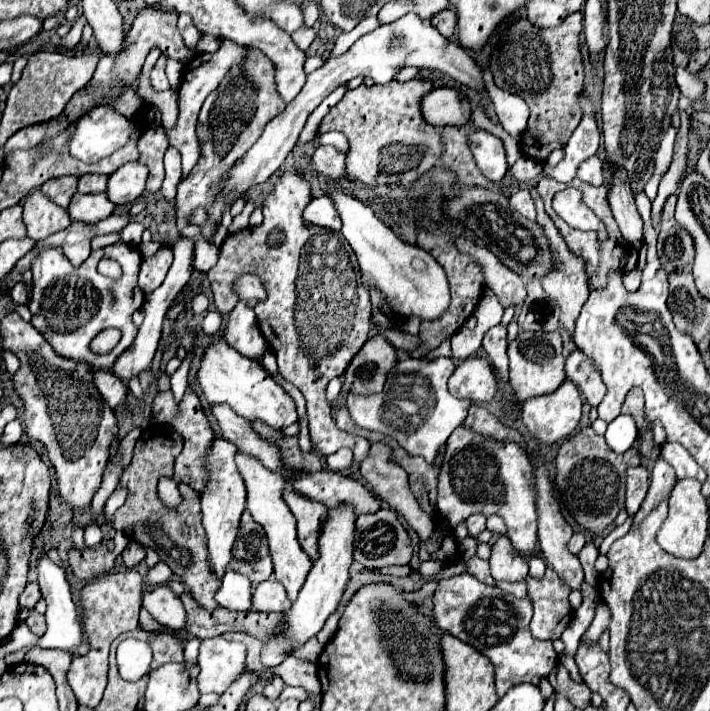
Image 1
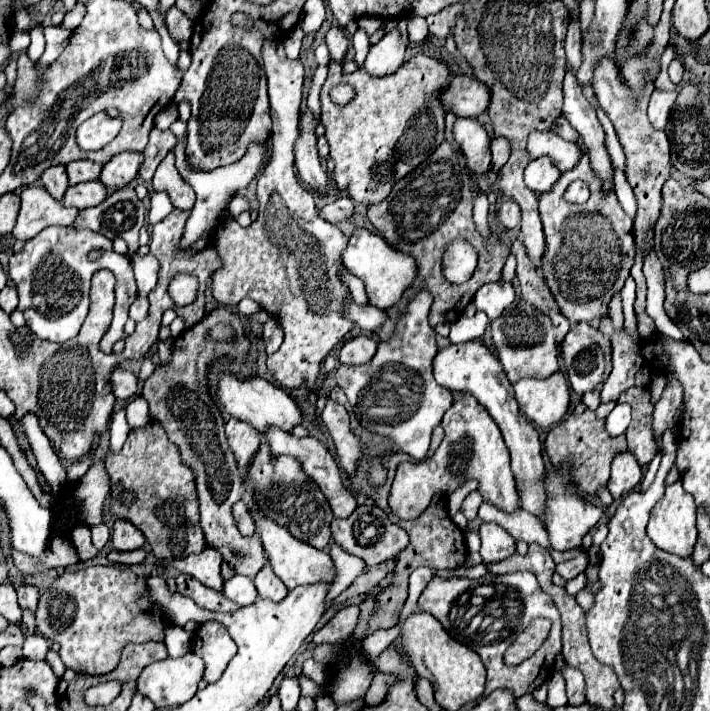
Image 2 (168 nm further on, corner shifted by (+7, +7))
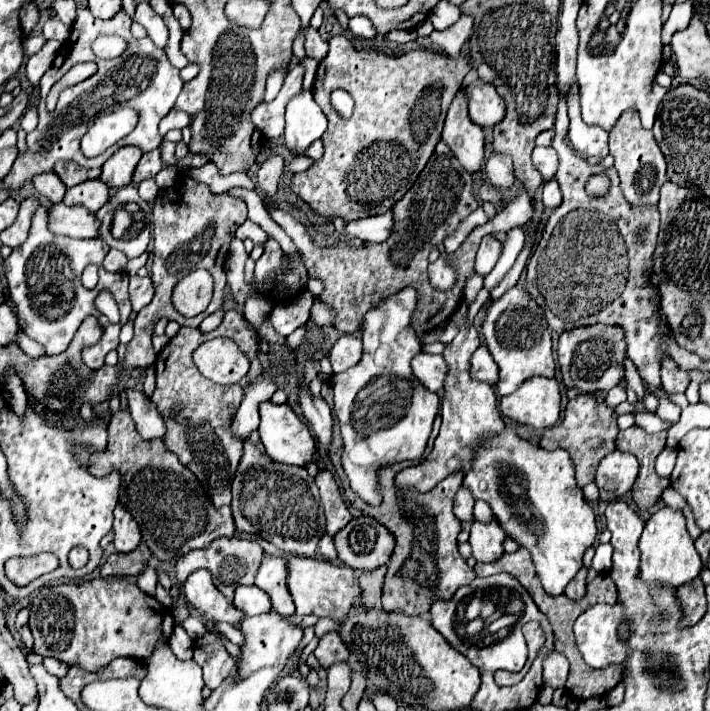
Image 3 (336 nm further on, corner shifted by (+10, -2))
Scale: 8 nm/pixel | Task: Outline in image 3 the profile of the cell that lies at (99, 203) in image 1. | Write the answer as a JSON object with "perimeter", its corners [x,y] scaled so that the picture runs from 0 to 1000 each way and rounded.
{"perimeter":[[[130,252],[124,257],[118,255],[107,263],[99,263],[93,269],[90,286],[93,288],[115,288],[124,297],[135,300],[152,280],[155,280],[155,266],[141,252]]]}

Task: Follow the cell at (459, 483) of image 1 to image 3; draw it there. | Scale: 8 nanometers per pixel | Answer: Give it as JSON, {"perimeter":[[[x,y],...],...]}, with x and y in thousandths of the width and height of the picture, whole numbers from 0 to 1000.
{"perimeter":[[[648,421],[648,426],[642,429],[642,437],[634,446],[634,451],[648,466],[639,474],[639,480],[628,485],[628,491],[623,496],[631,511],[631,530],[625,536],[625,556],[620,564],[623,601],[620,601],[620,609],[611,620],[606,640],[597,648],[592,648],[589,654],[580,654],[561,665],[558,682],[563,688],[586,688],[592,693],[600,693],[608,685],[614,685],[614,679],[620,679],[625,671],[631,671],[637,662],[642,662],[642,657],[654,657],[654,662],[656,662],[659,646],[665,646],[665,629],[670,629],[670,623],[676,623],[676,617],[682,617],[682,612],[687,612],[687,606],[707,606],[713,601],[710,589],[699,572],[696,544],[687,539],[679,539],[662,527],[662,502],[670,494],[670,488],[676,485],[676,474],[673,474],[668,457],[656,454],[656,446],[659,446],[659,429],[654,421]]]}

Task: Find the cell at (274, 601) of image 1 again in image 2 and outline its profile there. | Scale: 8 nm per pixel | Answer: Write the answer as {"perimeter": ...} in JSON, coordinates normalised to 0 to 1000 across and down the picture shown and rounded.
{"perimeter":[[[373,796],[362,810],[359,810],[359,827],[362,827],[362,833],[365,833],[365,841],[379,841],[379,844],[385,844],[385,847],[393,847],[393,844],[399,844],[401,838],[404,838],[404,827],[401,827],[401,821],[385,807],[385,802],[382,802],[382,796]]]}

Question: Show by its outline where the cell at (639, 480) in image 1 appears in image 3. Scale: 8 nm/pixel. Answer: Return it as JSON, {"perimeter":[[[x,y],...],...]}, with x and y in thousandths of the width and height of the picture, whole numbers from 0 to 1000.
{"perimeter":[[[862,634],[856,637],[839,660],[839,682],[845,688],[848,705],[865,705],[885,693],[899,671],[899,648],[890,637]]]}

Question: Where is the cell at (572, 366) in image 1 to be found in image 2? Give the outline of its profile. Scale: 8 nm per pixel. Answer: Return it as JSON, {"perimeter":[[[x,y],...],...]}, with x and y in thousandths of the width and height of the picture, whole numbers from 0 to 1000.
{"perimeter":[[[815,453],[796,473],[790,484],[790,501],[796,506],[801,540],[813,554],[821,557],[824,551],[846,551],[855,529],[861,526],[861,481],[855,481],[855,473],[844,470],[827,453]]]}

